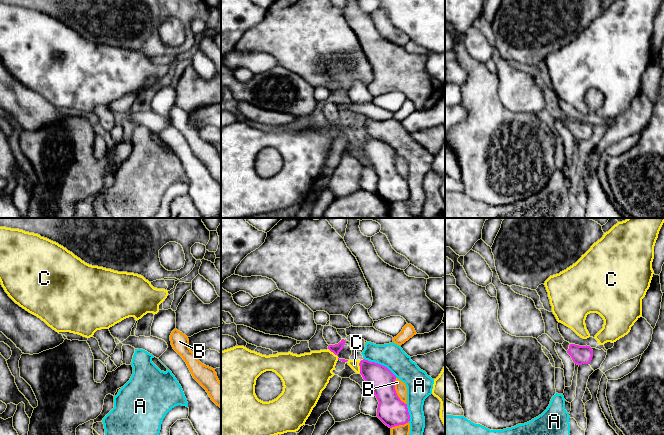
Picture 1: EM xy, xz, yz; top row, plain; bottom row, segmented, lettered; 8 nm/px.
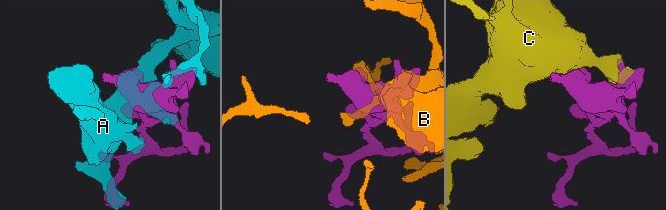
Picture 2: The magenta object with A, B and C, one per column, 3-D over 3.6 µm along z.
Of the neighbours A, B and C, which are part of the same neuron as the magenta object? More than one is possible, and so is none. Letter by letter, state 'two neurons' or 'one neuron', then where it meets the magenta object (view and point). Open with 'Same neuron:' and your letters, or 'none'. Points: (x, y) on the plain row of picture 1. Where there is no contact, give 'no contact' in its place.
Same neuron: none
A: two neurons; contact xz (379, 140)
B: two neurons; contact xz (395, 168)
C: two neurons; contact xz (360, 143)

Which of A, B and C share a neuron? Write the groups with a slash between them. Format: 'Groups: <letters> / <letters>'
Groups: A / B / C

